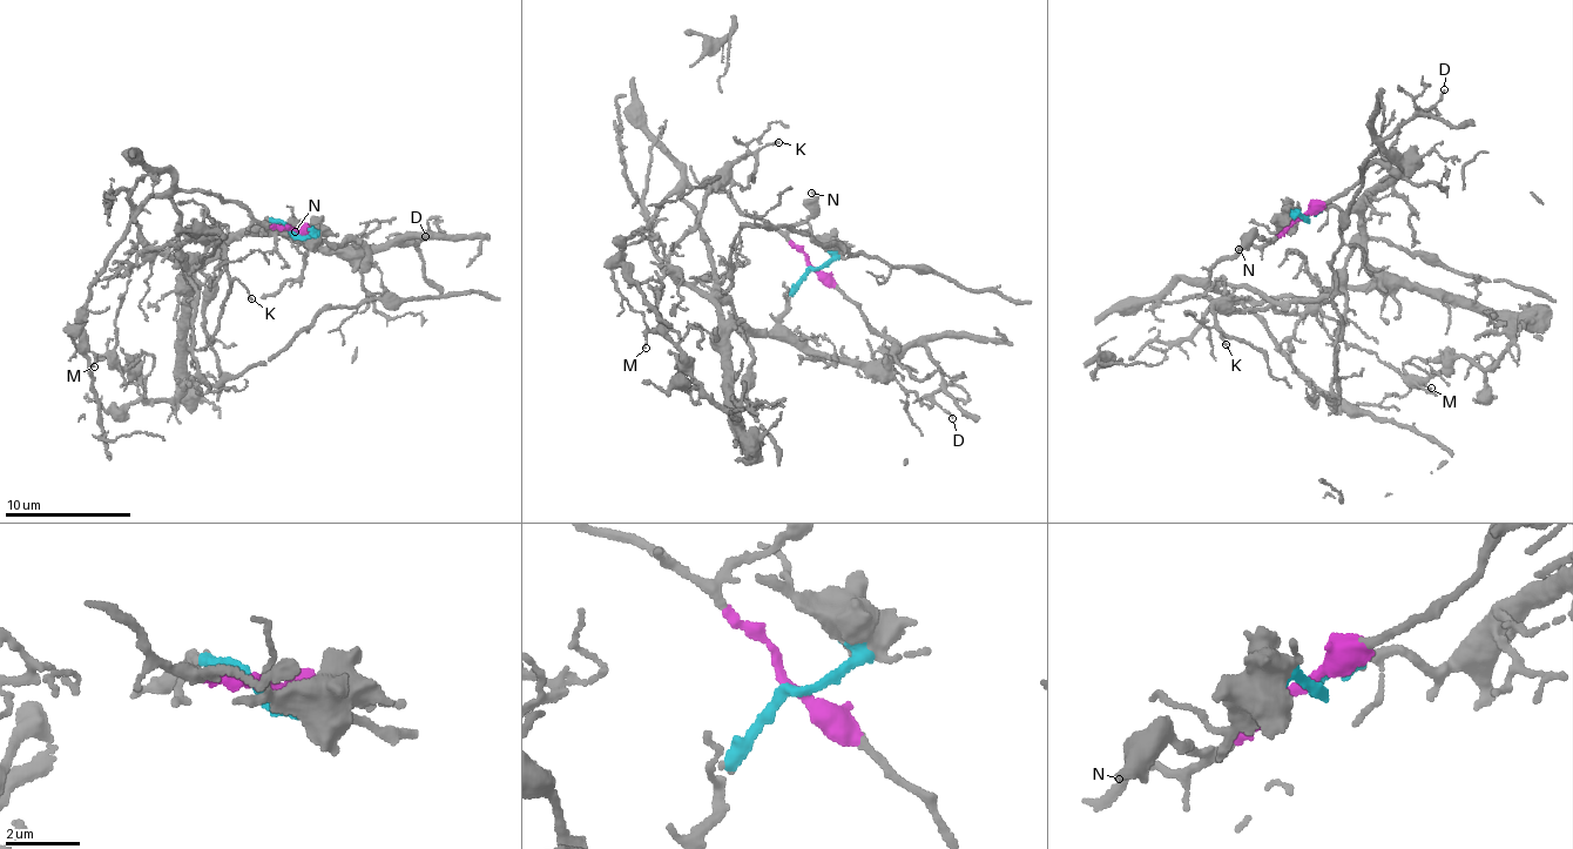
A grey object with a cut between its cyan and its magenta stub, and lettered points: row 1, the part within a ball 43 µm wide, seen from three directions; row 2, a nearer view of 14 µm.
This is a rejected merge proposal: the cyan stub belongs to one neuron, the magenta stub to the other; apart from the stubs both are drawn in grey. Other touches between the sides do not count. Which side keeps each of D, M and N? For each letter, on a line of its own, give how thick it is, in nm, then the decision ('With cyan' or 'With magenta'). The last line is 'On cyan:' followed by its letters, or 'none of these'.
D: Thickness 130 nm. With cyan
M: Thickness 90 nm. With cyan
N: Thickness 440 nm. With magenta
On cyan: D, M

